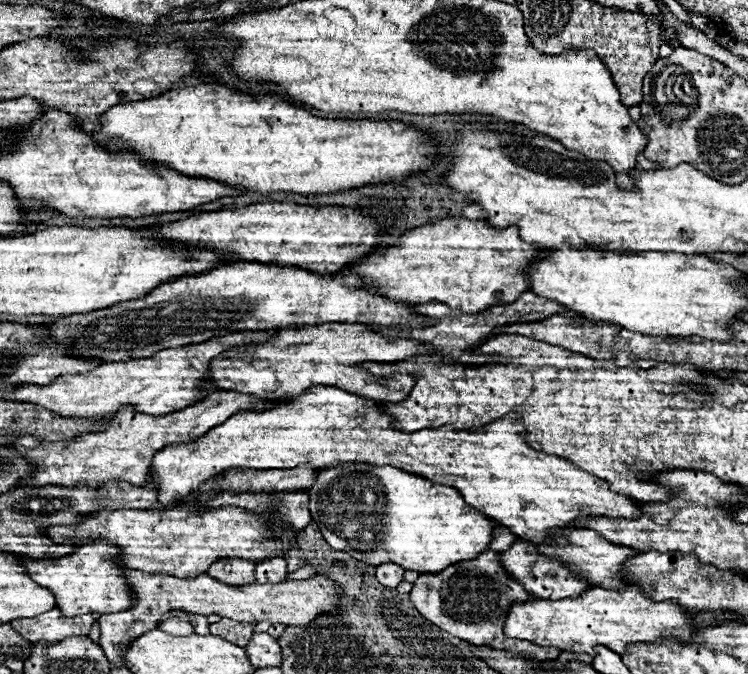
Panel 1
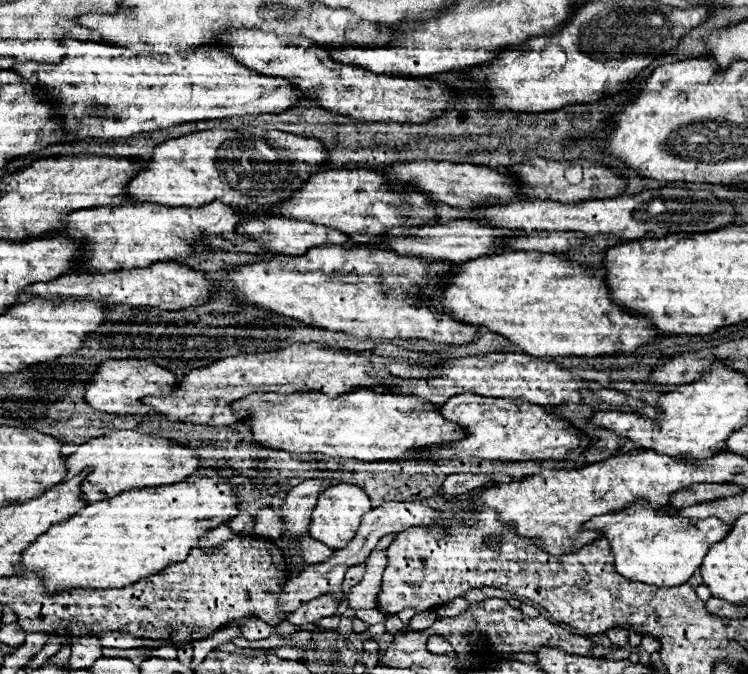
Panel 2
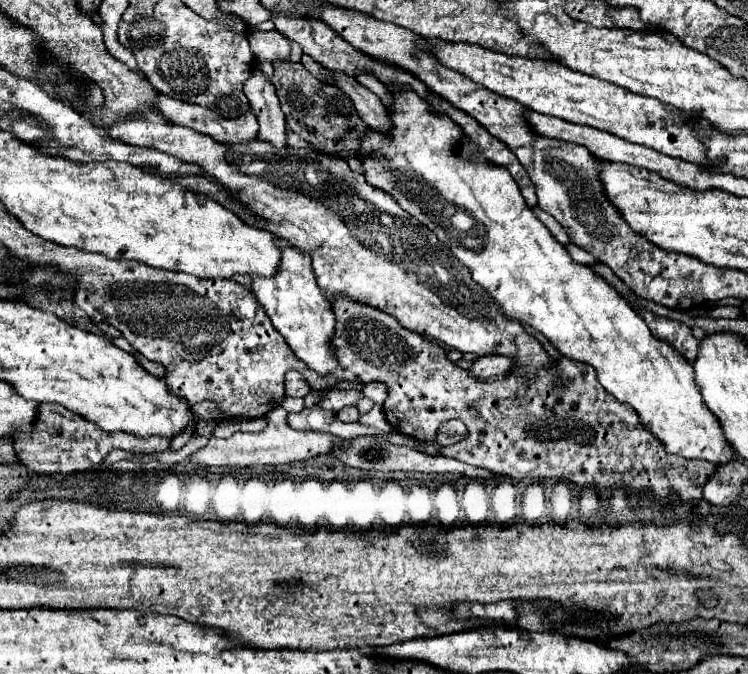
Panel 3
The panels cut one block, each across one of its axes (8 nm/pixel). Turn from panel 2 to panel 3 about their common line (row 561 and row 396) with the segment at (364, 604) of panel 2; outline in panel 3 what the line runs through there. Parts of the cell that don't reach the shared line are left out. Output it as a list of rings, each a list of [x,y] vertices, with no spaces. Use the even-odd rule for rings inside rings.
[[[368,382],[368,384],[364,384],[362,392],[366,394],[366,398],[374,400],[376,404],[382,404],[384,398],[386,398],[388,388],[386,388],[386,384],[382,384],[382,382]]]

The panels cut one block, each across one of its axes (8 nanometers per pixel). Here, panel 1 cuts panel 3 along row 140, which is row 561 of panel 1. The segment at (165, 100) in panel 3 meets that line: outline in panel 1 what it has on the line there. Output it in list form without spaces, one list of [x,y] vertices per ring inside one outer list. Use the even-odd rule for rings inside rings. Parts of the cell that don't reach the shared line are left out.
[[[234,558],[218,560],[208,568],[208,576],[222,584],[232,584],[232,586],[256,584],[254,562],[250,560],[234,560]]]

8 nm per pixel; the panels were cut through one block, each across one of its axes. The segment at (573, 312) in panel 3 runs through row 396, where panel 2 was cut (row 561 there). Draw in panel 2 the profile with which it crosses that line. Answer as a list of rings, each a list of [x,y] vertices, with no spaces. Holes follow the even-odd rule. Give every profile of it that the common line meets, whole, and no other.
[[[638,500],[620,512],[594,516],[584,524],[584,528],[598,528],[610,540],[618,574],[628,580],[652,584],[658,588],[674,588],[688,582],[688,578],[700,568],[710,546],[724,540],[730,532],[730,526],[716,516],[706,520],[692,520],[680,516],[670,506],[652,508],[646,500]]]

